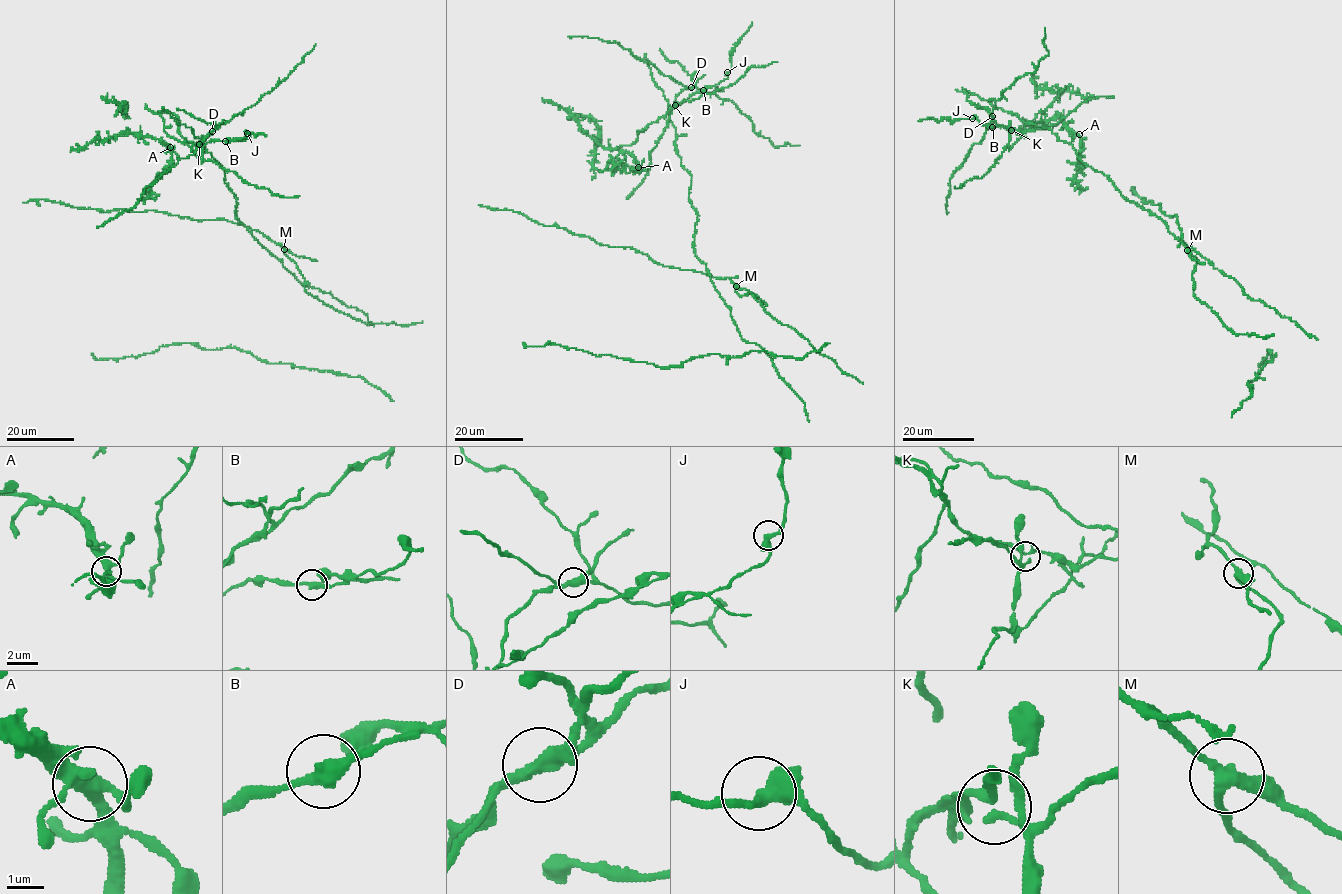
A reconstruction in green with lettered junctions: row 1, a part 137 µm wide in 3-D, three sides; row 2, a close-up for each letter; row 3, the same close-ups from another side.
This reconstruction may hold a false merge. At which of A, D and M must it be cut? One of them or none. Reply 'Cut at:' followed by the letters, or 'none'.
Cut at: D

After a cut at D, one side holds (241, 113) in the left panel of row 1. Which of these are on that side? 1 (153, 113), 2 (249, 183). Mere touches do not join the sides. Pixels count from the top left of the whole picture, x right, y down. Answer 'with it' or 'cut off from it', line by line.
1: cut off from it
2: cut off from it

